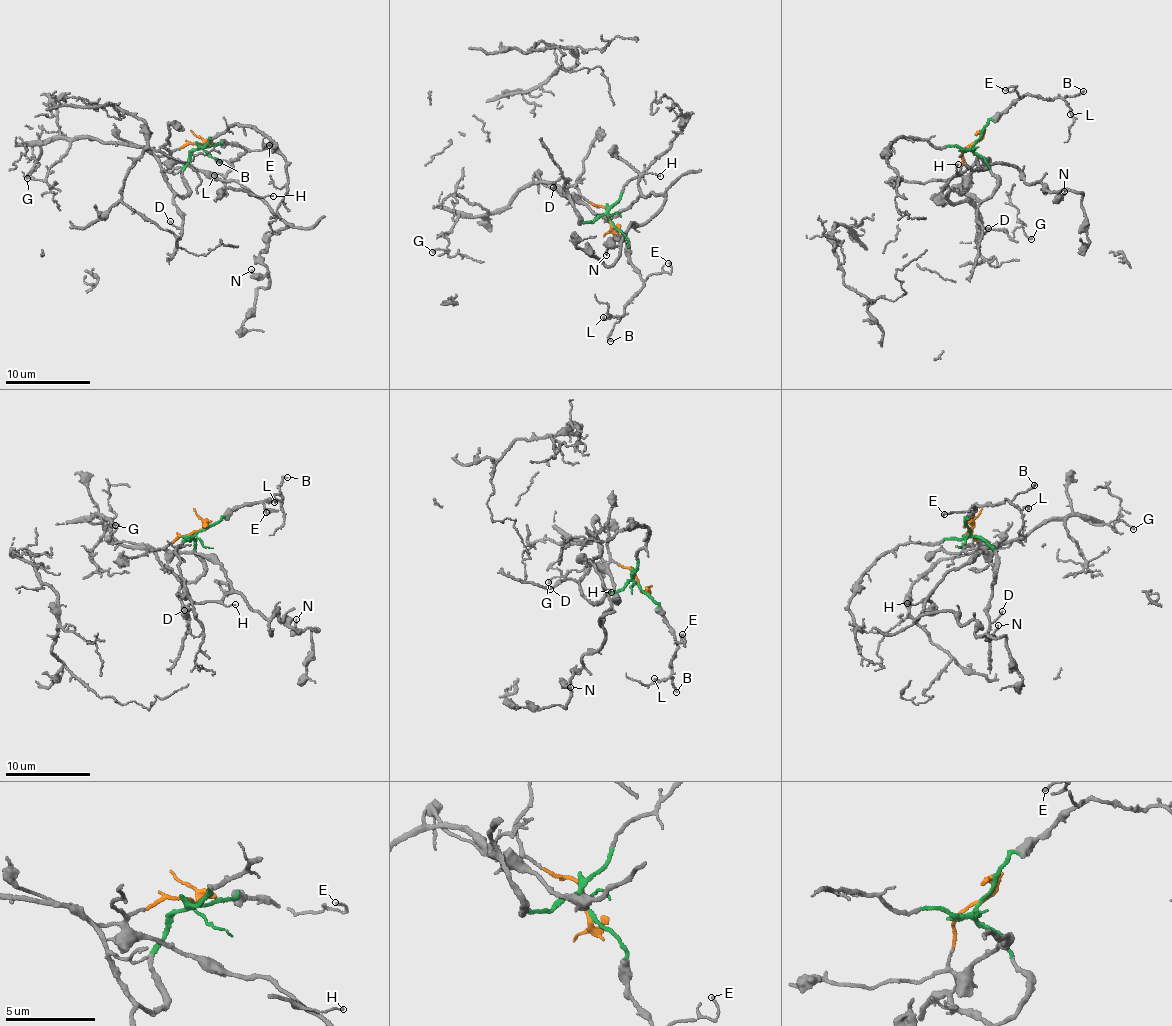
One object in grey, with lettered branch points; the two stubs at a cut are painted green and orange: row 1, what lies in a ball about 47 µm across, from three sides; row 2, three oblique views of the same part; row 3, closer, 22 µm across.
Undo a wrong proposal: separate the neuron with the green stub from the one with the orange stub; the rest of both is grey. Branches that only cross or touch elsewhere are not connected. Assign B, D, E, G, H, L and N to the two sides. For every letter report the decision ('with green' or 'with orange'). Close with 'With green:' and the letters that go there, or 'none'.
B: with green
D: with green
E: with green
G: with green
H: with orange
L: with green
N: with orange
With green: B, D, E, G, L

